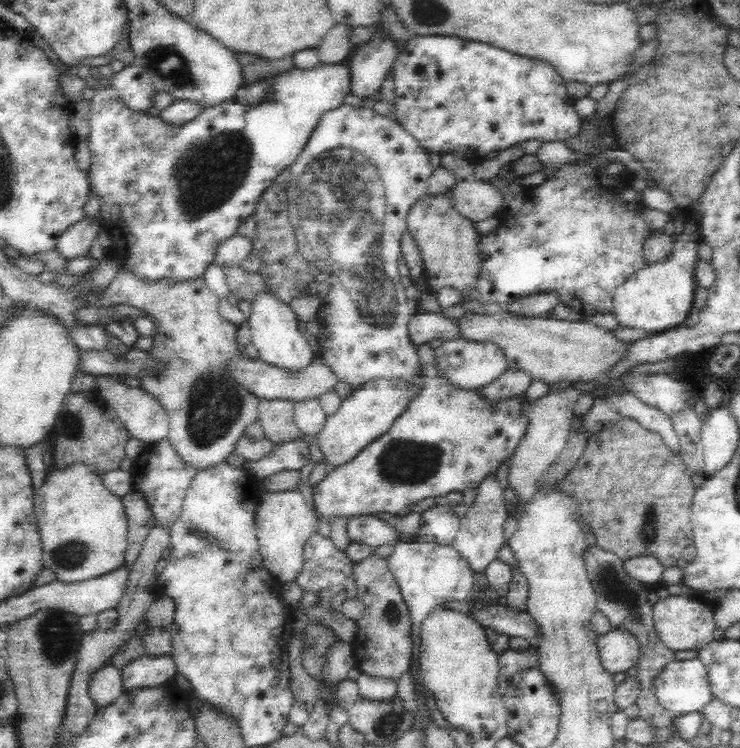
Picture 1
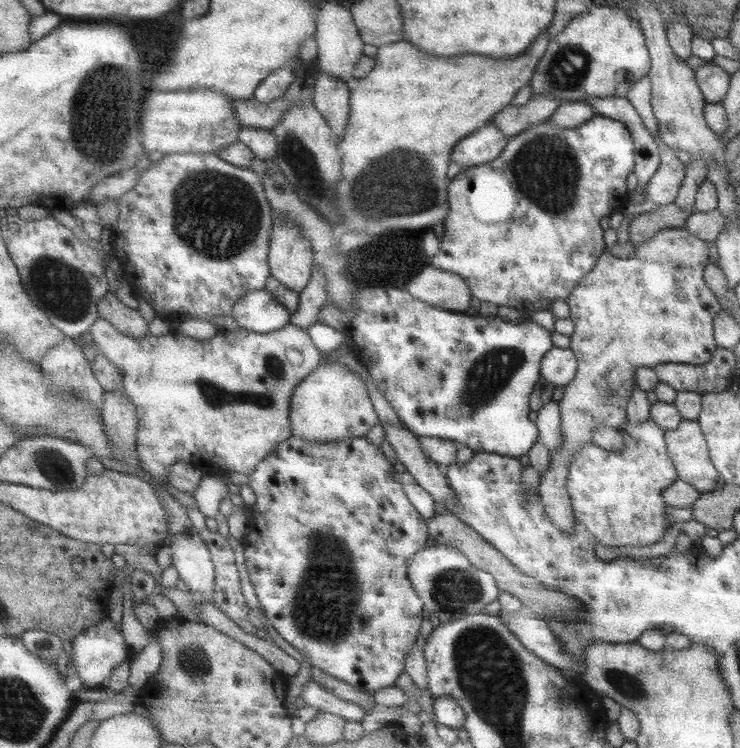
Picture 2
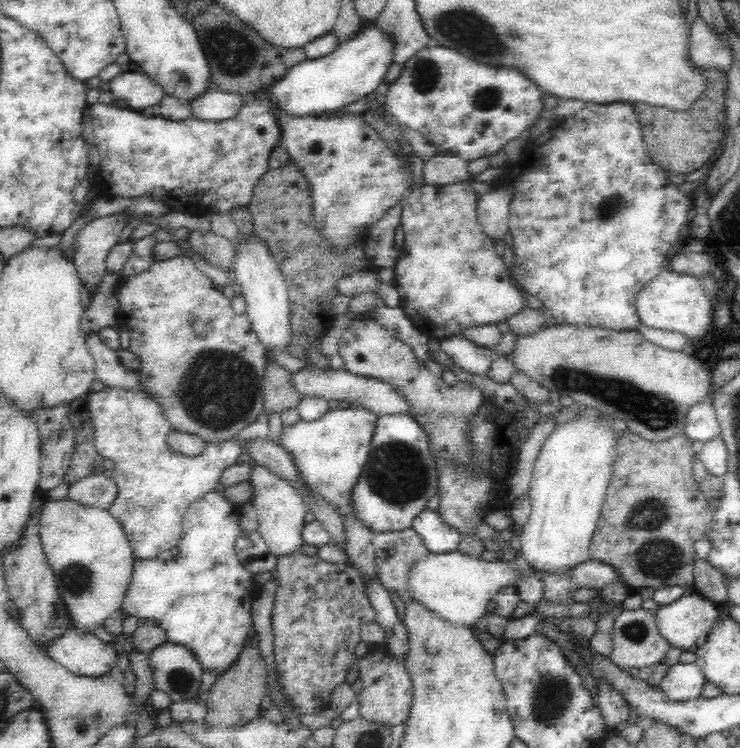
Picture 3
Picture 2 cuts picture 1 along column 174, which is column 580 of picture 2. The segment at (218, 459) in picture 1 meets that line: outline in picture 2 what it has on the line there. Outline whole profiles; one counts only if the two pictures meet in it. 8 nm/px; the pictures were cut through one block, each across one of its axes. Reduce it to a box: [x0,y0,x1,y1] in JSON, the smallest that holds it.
[539,227,723,535]

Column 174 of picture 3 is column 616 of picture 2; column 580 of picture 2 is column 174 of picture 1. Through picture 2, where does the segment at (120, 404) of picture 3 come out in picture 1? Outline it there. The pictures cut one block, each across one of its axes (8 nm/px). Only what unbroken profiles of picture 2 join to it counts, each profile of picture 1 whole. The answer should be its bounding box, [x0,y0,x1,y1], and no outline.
[130,439,198,528]

